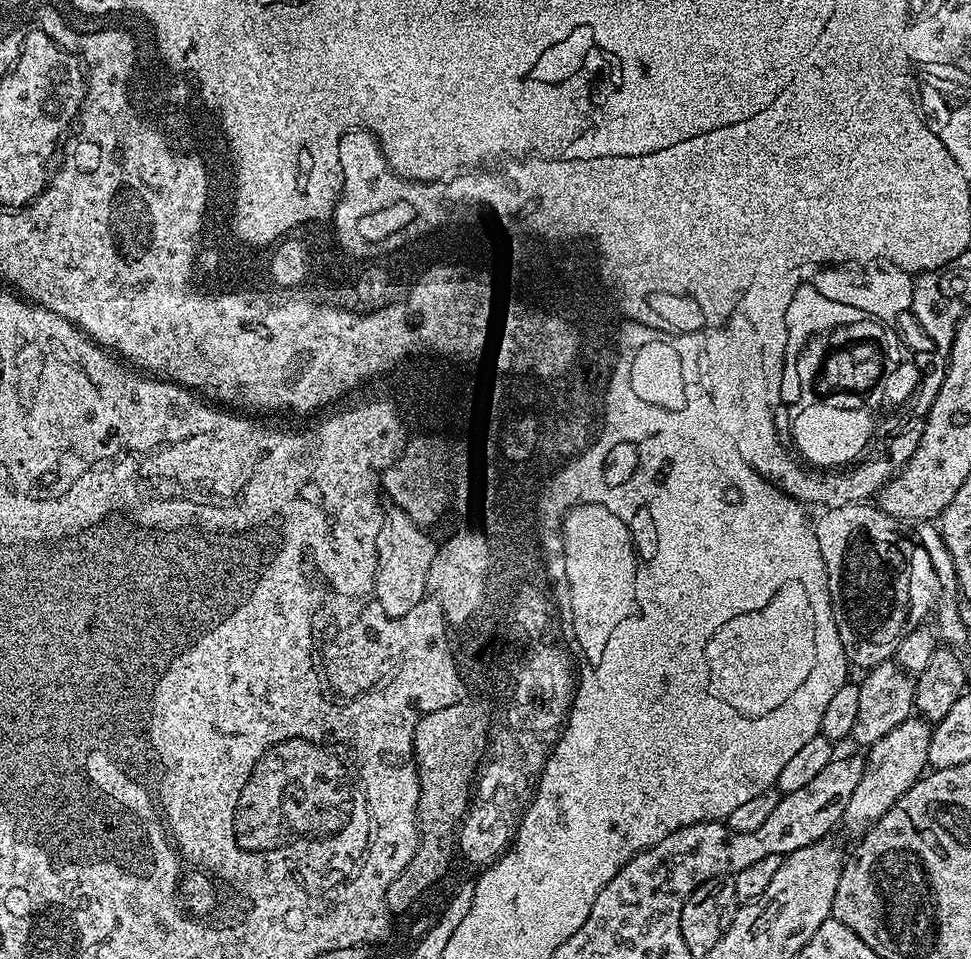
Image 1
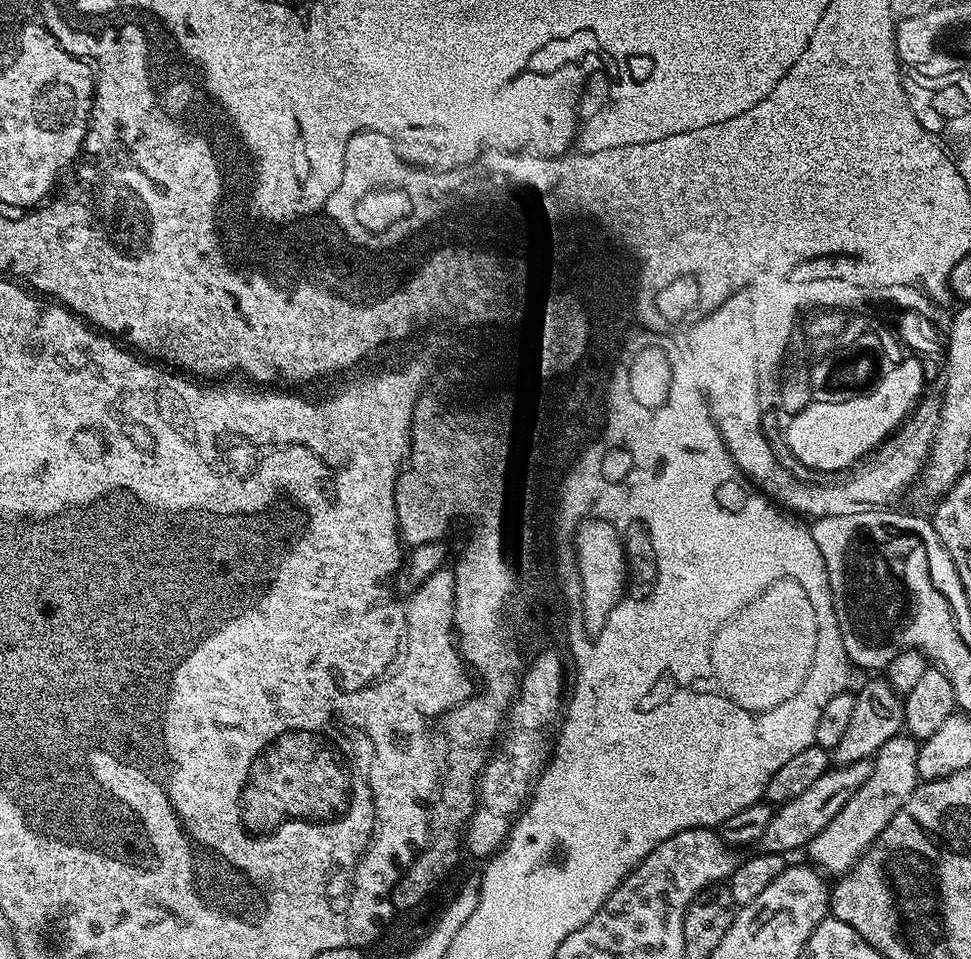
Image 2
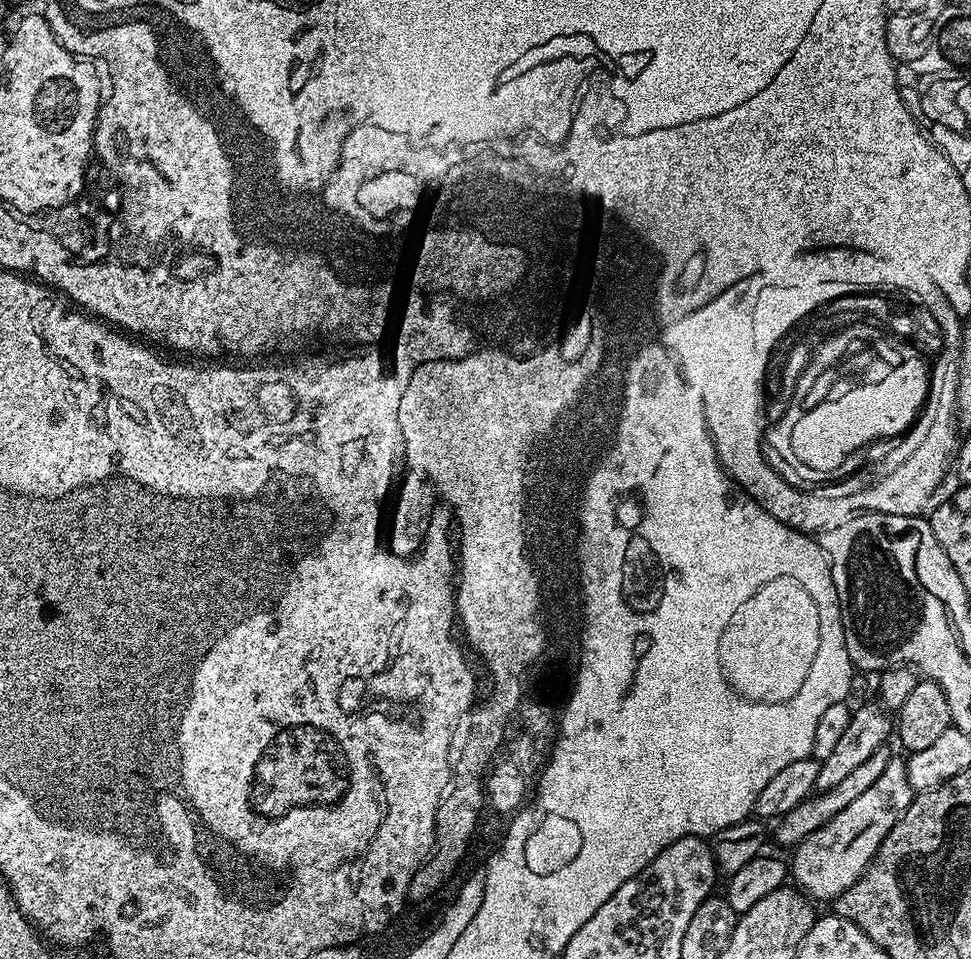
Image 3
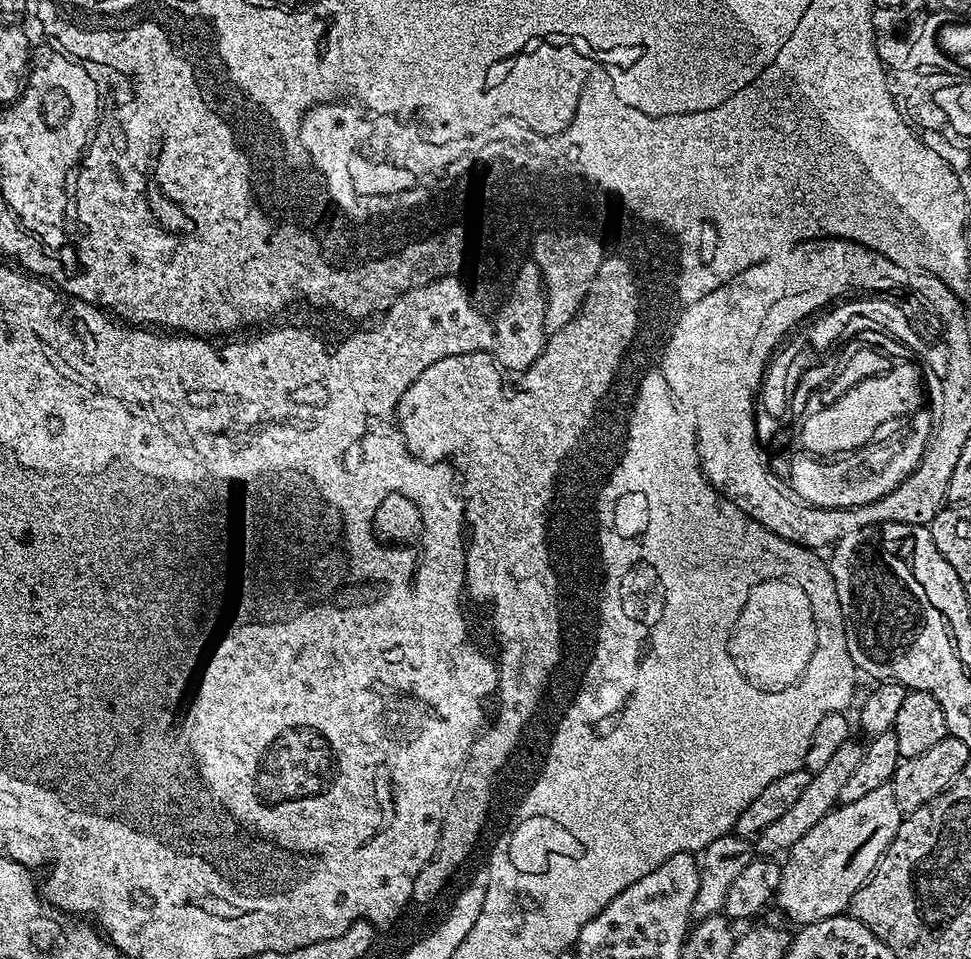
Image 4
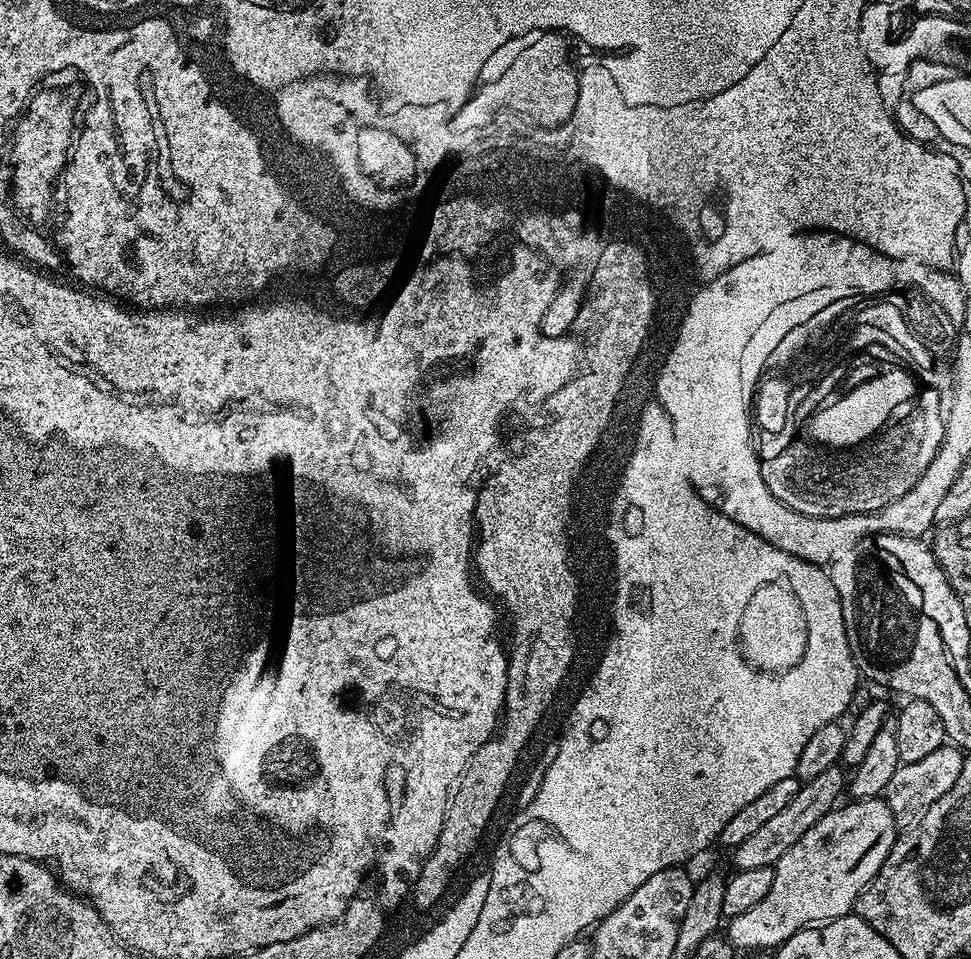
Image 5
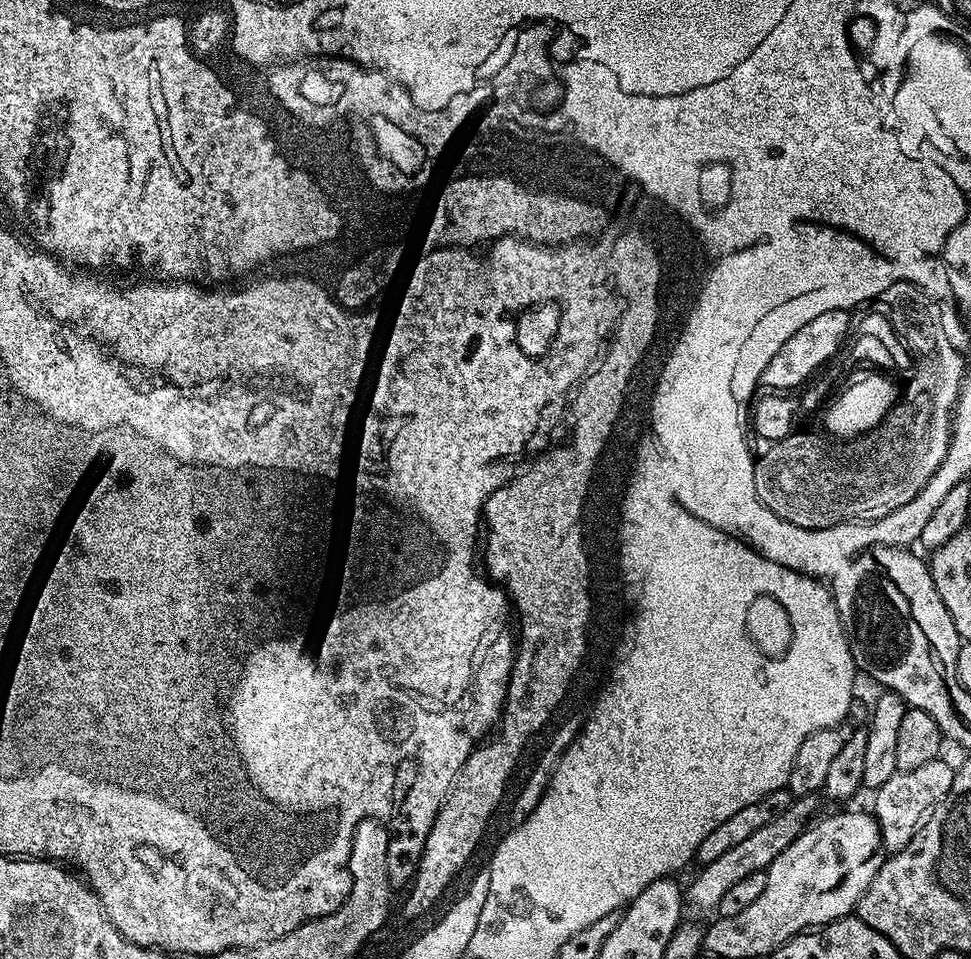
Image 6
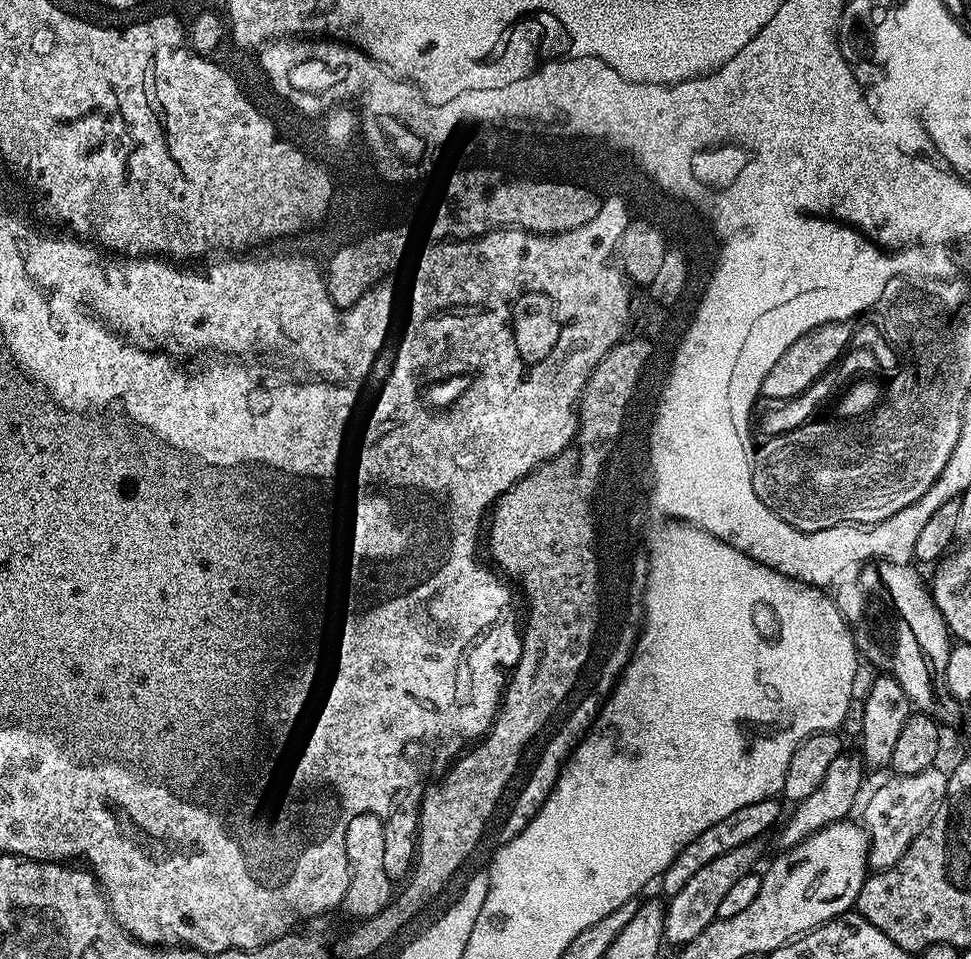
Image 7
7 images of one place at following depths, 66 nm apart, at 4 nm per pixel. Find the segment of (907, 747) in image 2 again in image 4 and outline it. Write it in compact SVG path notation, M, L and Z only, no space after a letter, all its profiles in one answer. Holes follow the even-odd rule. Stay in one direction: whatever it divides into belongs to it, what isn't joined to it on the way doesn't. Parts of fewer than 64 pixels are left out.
M888 786L870 790L858 802L833 808L818 826L802 834L783 857L775 907L780 907L796 926L841 915L857 890L872 877L901 819L902 811Z

